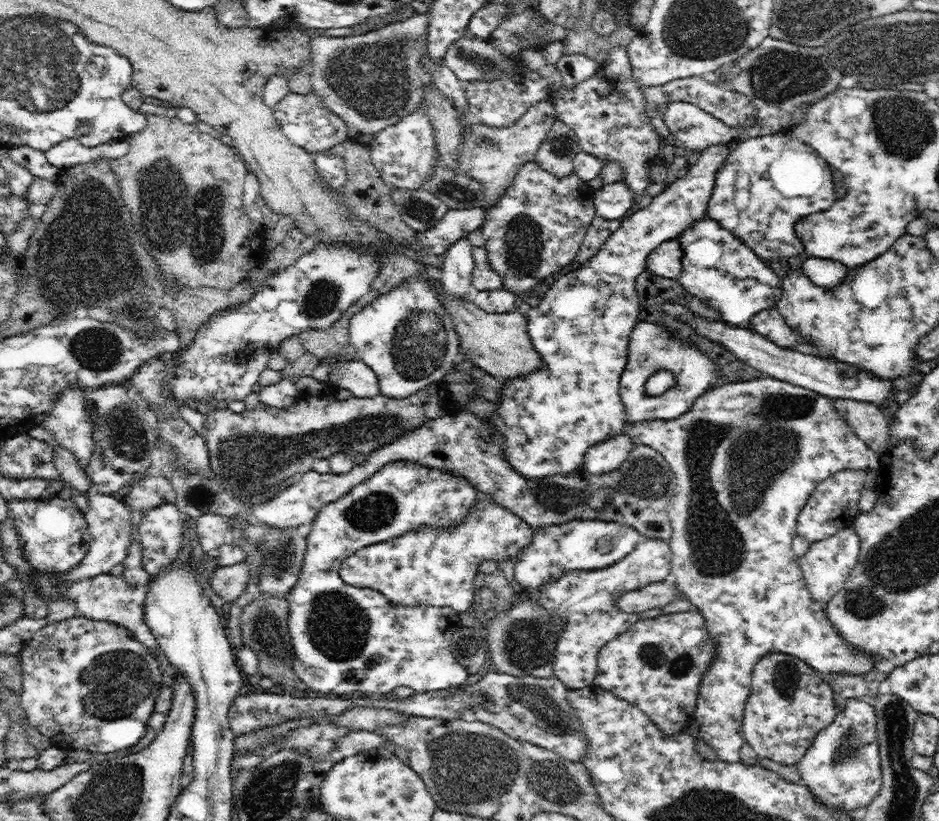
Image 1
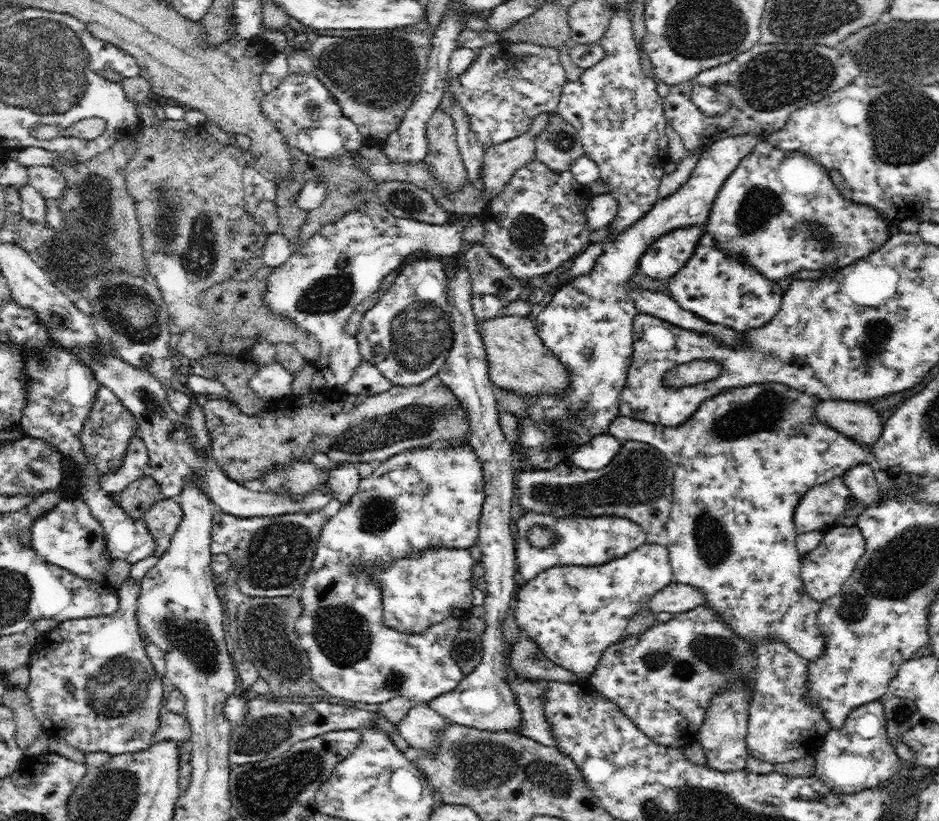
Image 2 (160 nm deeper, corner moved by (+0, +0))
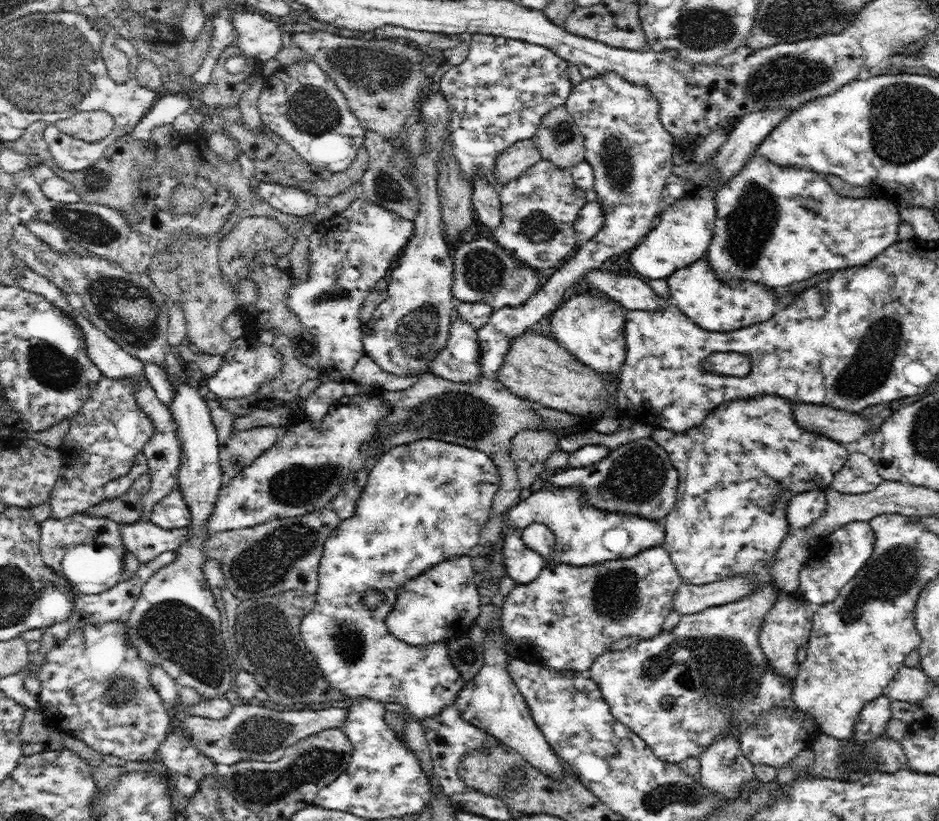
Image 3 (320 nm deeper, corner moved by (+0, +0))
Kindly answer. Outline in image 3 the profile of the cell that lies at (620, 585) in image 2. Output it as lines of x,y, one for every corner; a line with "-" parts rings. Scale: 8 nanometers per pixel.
664,546
647,548
634,556
607,560
590,567
549,564
532,582
517,584
504,598
501,606
502,633
504,638
516,643
518,658
545,664
557,671
582,672
589,670
596,658
620,638
650,640
664,632
664,620
674,609
674,596
682,583
682,577

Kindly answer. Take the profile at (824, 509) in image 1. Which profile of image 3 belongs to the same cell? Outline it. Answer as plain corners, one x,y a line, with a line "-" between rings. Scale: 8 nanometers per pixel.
827,491
803,492
793,496
786,509
786,518
792,529
810,526
824,514

